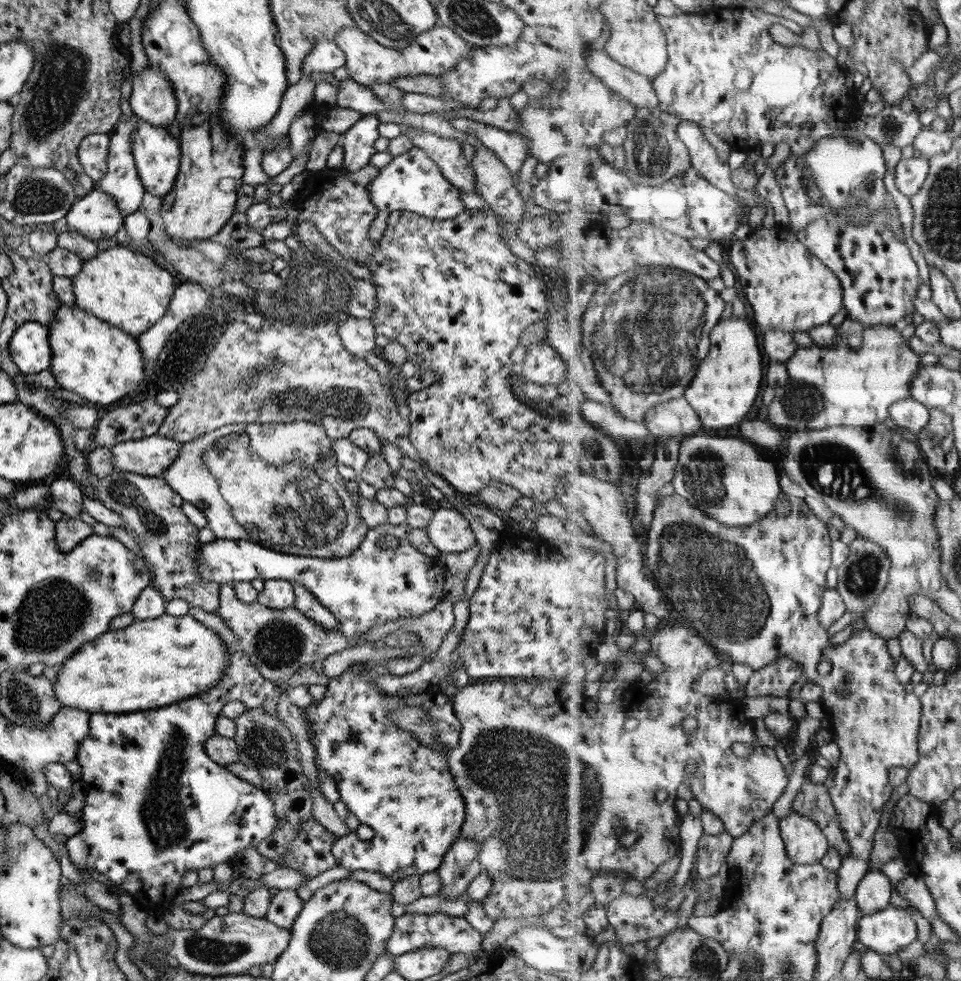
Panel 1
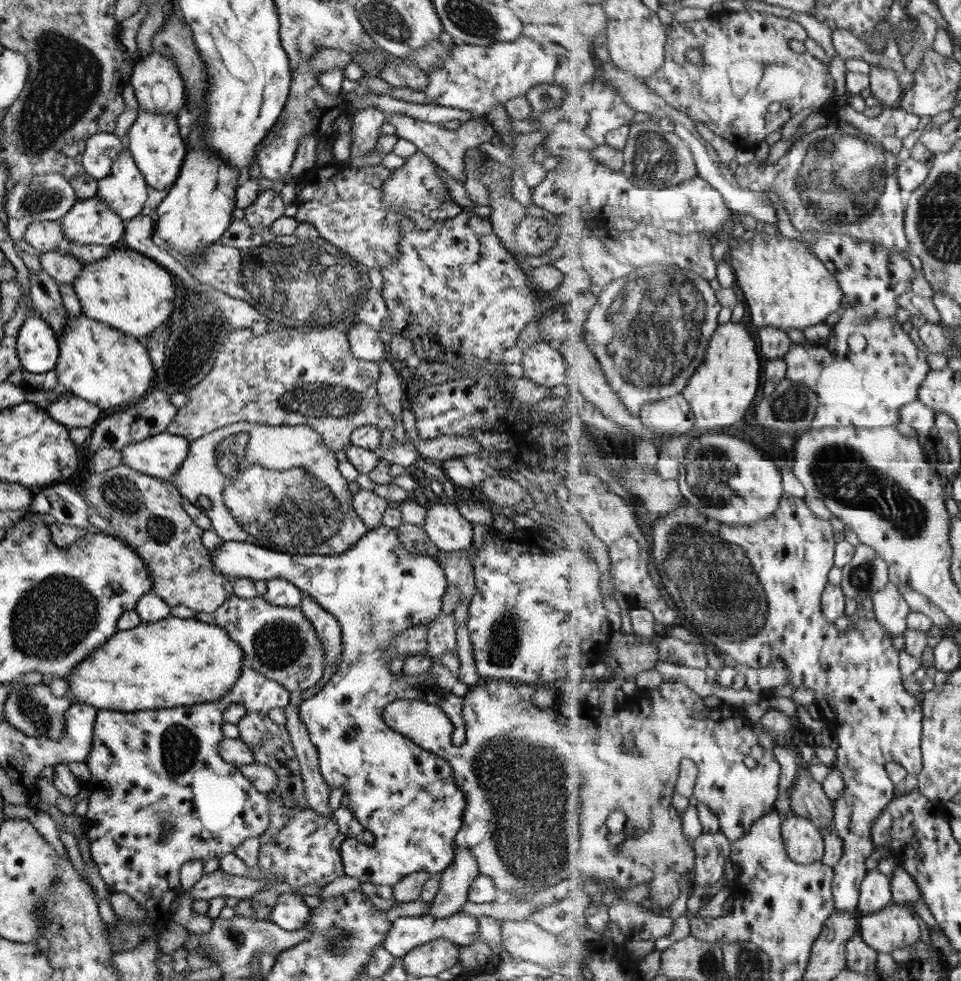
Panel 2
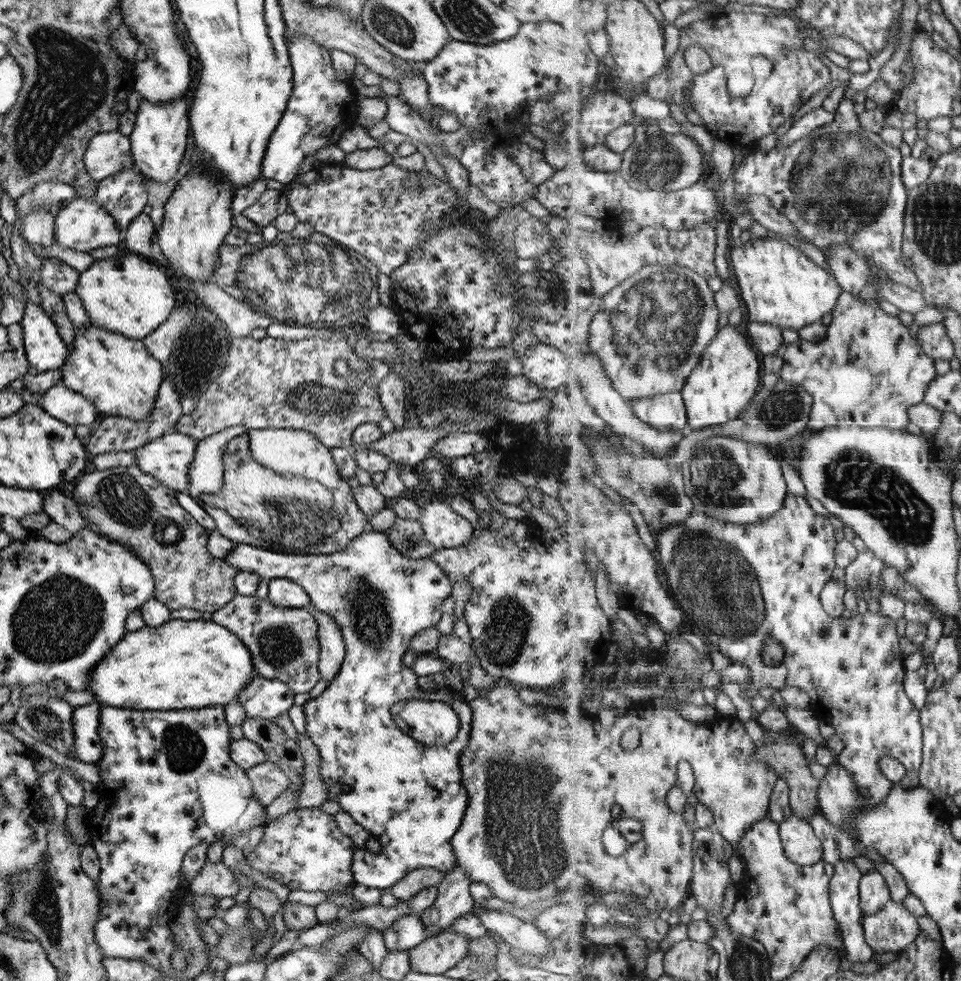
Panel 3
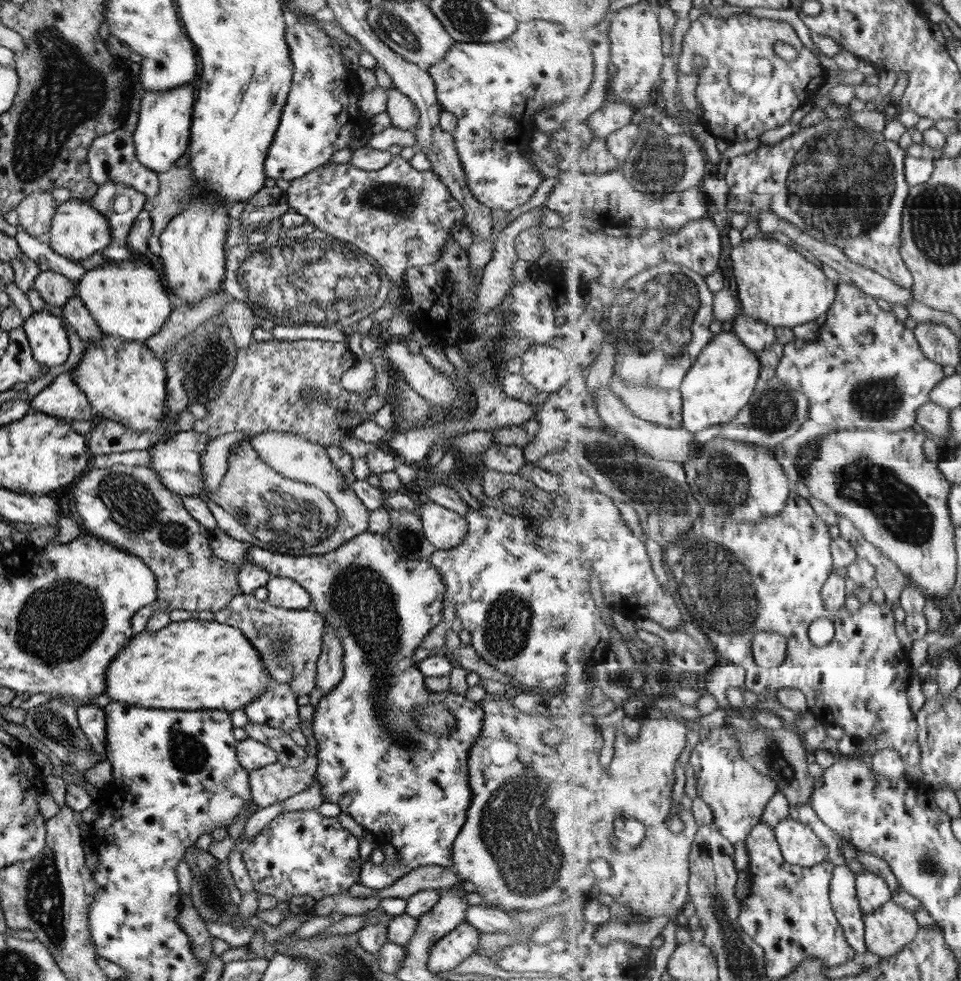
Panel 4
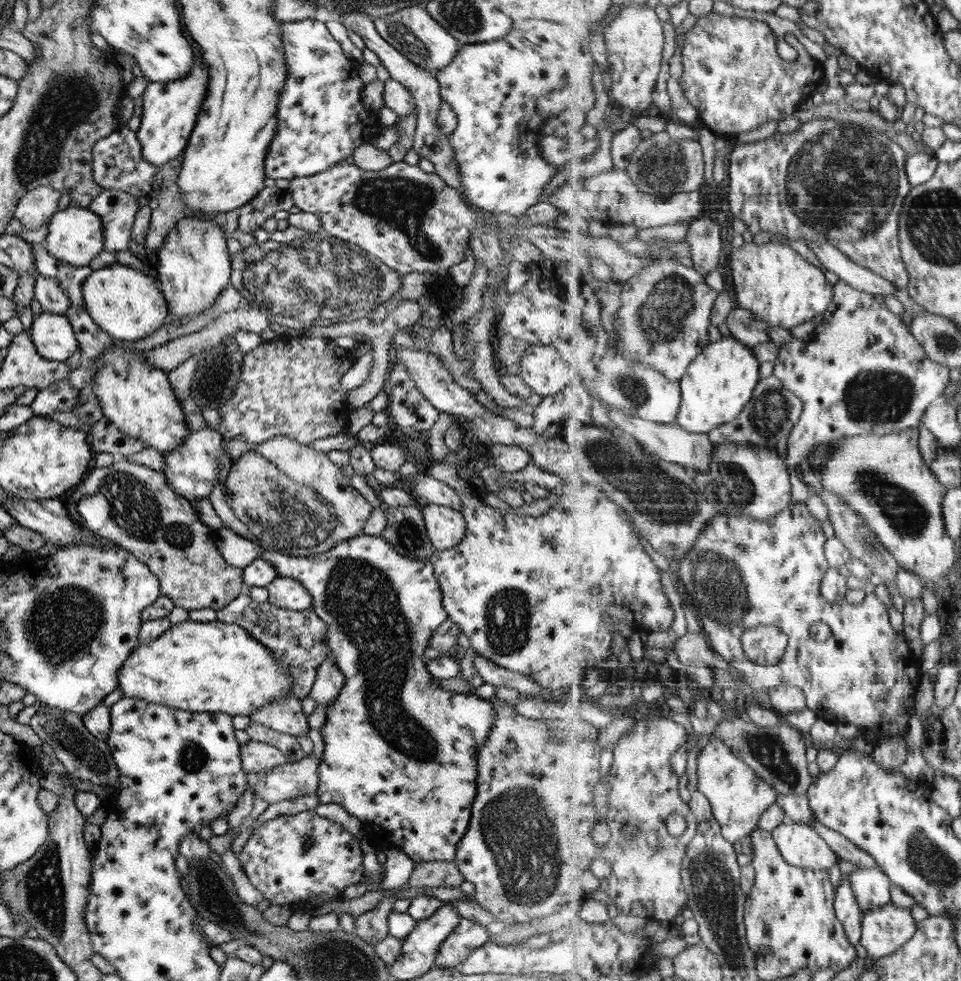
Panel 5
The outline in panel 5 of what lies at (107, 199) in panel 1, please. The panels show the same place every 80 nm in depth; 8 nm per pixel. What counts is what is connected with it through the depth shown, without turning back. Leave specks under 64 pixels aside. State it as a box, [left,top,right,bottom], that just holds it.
[45,202,103,266]

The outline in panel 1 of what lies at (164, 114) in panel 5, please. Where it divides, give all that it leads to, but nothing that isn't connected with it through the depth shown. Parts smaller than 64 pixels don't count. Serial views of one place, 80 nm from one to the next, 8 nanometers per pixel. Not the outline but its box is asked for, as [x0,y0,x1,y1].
[132,117,180,197]

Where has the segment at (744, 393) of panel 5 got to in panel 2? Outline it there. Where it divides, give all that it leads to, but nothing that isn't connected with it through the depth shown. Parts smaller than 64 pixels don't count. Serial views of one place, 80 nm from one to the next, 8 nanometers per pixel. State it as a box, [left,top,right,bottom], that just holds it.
[683,324,763,434]

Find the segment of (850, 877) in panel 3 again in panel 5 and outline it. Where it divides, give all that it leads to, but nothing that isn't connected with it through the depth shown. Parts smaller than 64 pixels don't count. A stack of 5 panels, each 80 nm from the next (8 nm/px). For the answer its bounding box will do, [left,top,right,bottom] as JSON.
[835,872,864,944]

